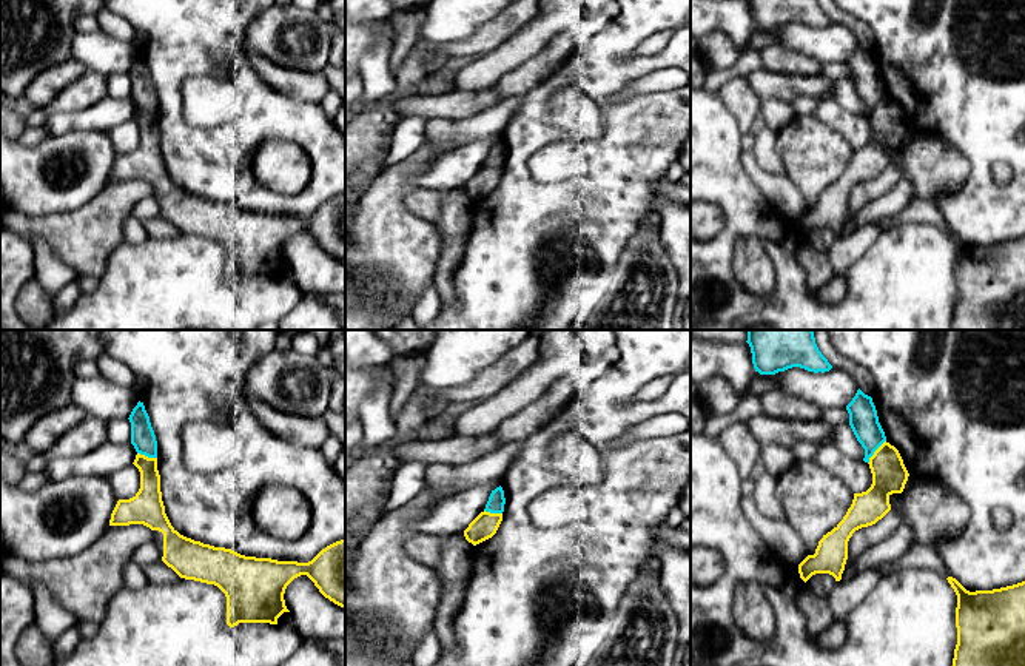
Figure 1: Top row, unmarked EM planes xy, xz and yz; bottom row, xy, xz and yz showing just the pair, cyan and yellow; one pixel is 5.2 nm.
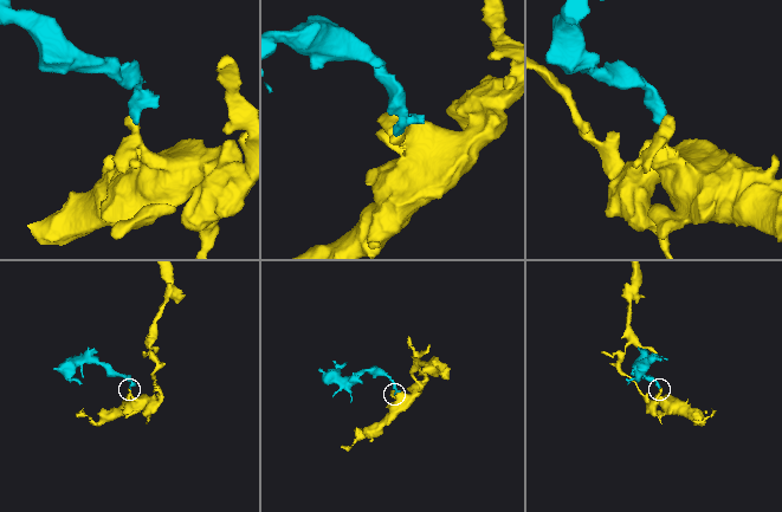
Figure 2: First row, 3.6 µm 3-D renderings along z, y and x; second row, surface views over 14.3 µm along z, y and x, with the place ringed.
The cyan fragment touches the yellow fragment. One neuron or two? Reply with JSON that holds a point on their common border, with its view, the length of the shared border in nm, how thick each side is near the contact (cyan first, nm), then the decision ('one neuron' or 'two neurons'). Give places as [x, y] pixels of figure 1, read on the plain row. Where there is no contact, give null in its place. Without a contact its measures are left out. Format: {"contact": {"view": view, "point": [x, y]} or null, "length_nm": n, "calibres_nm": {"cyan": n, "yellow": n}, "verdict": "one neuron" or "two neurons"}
{"contact": {"view": "yz", "point": [874, 105]}, "length_nm": 160, "calibres_nm": {"cyan": 150, "yellow": 190}, "verdict": "two neurons"}

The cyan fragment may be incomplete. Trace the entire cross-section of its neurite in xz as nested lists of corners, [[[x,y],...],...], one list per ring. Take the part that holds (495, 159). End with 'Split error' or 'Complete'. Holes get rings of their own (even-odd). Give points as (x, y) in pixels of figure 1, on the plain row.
[[[499,140],[495,145],[492,145],[484,165],[490,168],[502,168],[504,159],[506,159],[504,145]]]. Complete

